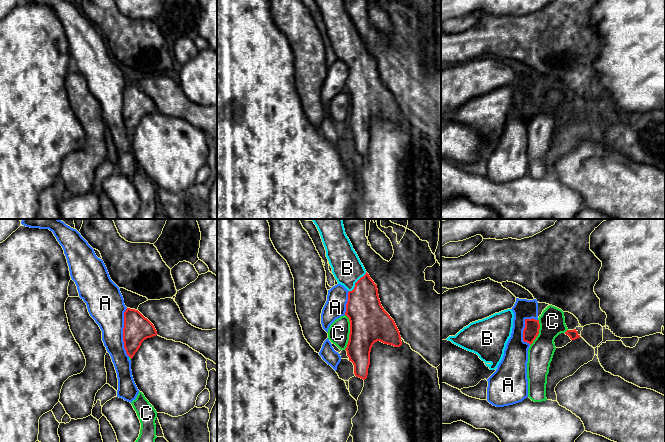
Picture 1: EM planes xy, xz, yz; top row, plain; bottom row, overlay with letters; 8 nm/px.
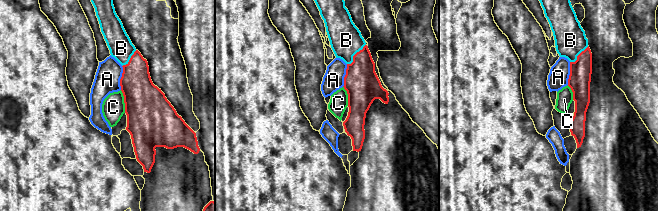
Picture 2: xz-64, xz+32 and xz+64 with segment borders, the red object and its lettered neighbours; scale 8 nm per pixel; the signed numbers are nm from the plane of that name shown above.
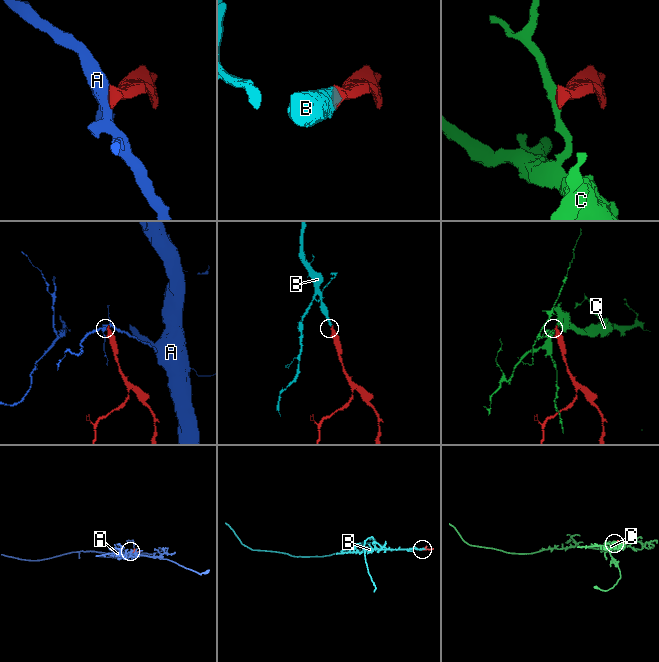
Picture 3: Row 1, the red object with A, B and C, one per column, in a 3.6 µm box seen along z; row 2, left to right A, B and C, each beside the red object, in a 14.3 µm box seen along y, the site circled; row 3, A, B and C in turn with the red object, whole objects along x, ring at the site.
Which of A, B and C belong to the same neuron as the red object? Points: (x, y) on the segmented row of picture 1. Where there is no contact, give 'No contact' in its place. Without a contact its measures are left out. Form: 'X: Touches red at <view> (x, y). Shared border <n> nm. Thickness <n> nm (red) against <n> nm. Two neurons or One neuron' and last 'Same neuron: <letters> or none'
A: Touches red at xy (123, 332). Shared border 400 nm. Thickness 220 nm (red) against 300 nm. Two neurons
B: Touches red at xz (356, 282). Shared border 220 nm. Thickness 280 nm (red) against 240 nm. One neuron
C: Touches red at xz (350, 332). Shared border 280 nm. Thickness 320 nm (red) against 180 nm. Two neurons
Same neuron: B

